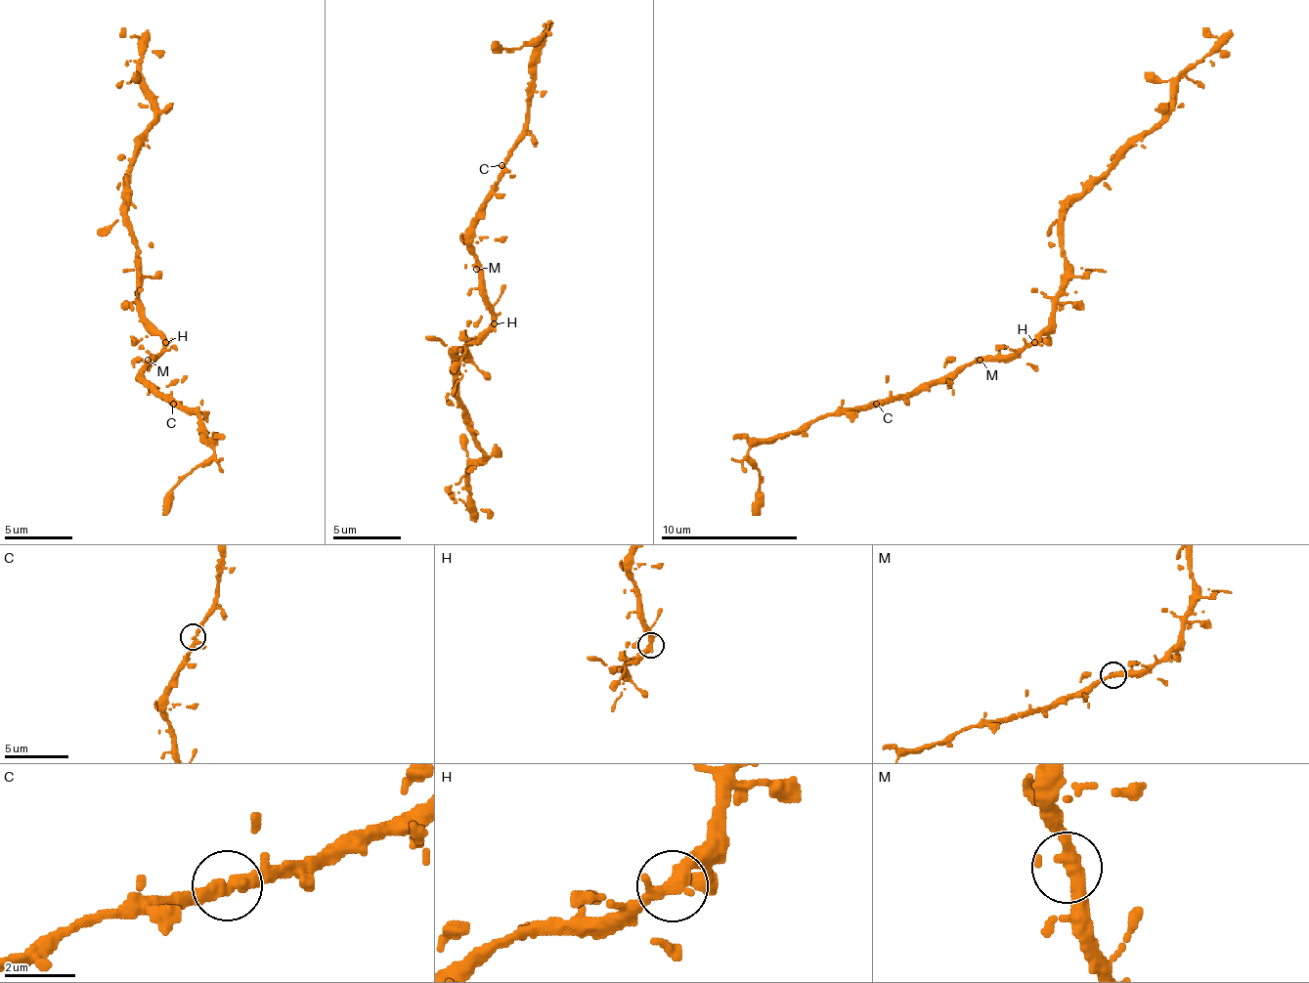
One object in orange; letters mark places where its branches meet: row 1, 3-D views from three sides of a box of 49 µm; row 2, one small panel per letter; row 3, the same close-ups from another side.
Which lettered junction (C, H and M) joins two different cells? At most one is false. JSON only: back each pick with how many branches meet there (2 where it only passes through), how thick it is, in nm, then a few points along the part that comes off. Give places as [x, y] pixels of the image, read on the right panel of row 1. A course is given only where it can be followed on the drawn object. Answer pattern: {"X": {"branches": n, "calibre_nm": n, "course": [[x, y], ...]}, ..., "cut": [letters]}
{"cut": []}

